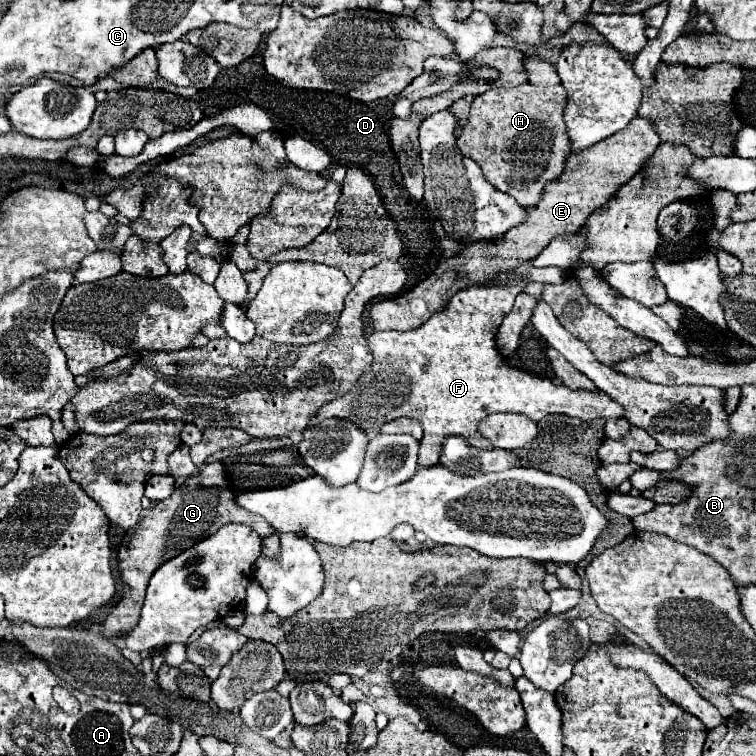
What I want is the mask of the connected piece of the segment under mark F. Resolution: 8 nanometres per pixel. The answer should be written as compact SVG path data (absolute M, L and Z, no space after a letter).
M546 267L546 269L528 269L524 273L524 279L514 285L492 285L492 287L468 287L460 293L456 293L444 311L432 315L422 327L412 331L378 331L368 337L368 347L374 353L372 365L364 369L358 383L350 387L350 391L334 401L324 403L316 415L312 415L312 423L318 423L326 417L336 419L348 419L350 423L356 423L362 431L378 431L384 423L410 417L416 419L422 429L422 451L418 457L420 467L432 467L438 463L442 443L450 435L464 437L472 447L478 449L492 449L490 441L480 437L478 423L492 415L492 413L522 413L534 421L540 421L542 417L550 413L578 417L582 421L590 421L596 417L604 419L620 419L624 417L624 407L610 399L602 391L584 391L584 389L570 389L566 385L554 385L548 377L536 377L524 371L518 371L506 363L506 359L496 351L494 335L504 319L504 315L512 309L514 297L524 291L526 283L540 281L540 283L562 283L566 279L566 273L560 267Z

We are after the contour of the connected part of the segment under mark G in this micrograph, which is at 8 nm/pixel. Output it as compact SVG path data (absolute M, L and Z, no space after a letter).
M220 461L206 463L198 475L188 477L168 499L154 503L148 511L142 513L136 527L126 531L120 551L118 551L122 599L110 609L108 617L102 621L102 629L108 639L126 635L128 631L132 631L132 627L136 627L140 611L142 611L142 601L146 595L146 585L150 577L154 575L154 571L168 559L184 553L186 549L194 547L200 539L210 537L222 525L228 525L228 523L248 525L260 535L260 539L266 539L276 533L272 531L270 523L264 523L260 515L252 515L244 511L242 507L238 507L232 497L234 493L226 485L222 463Z

